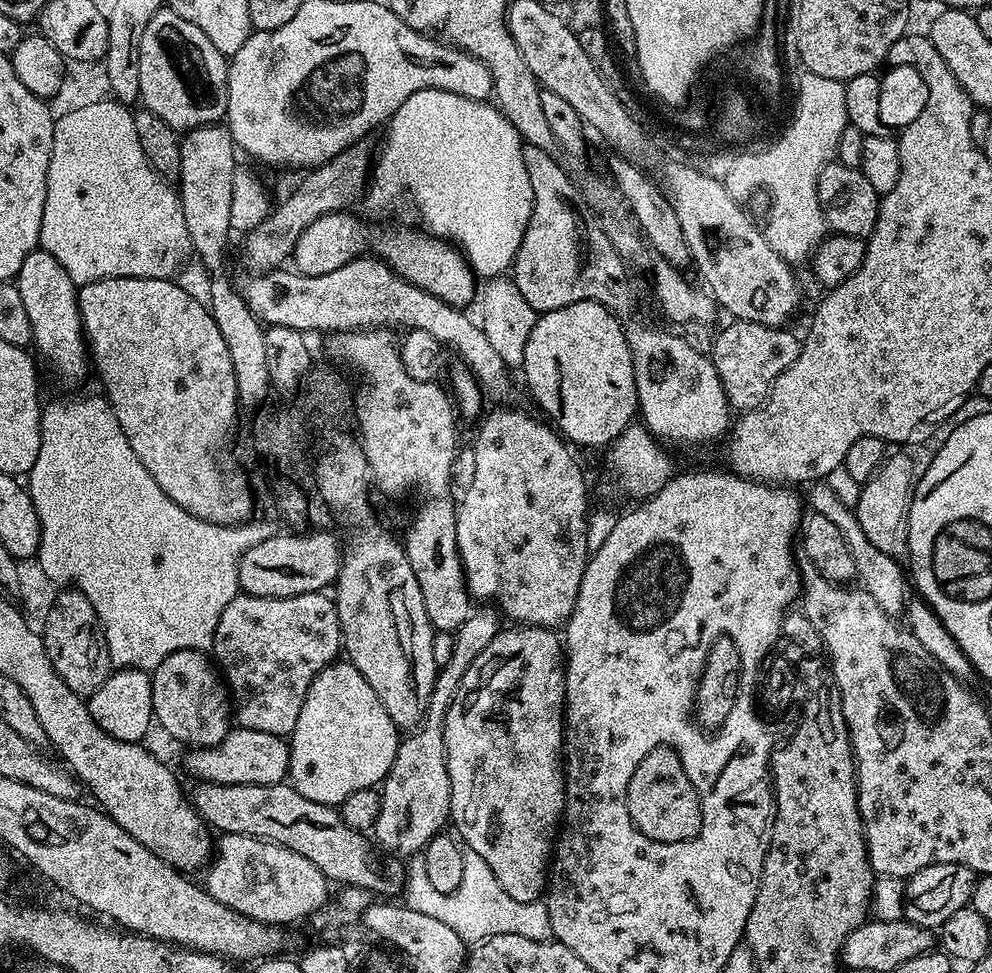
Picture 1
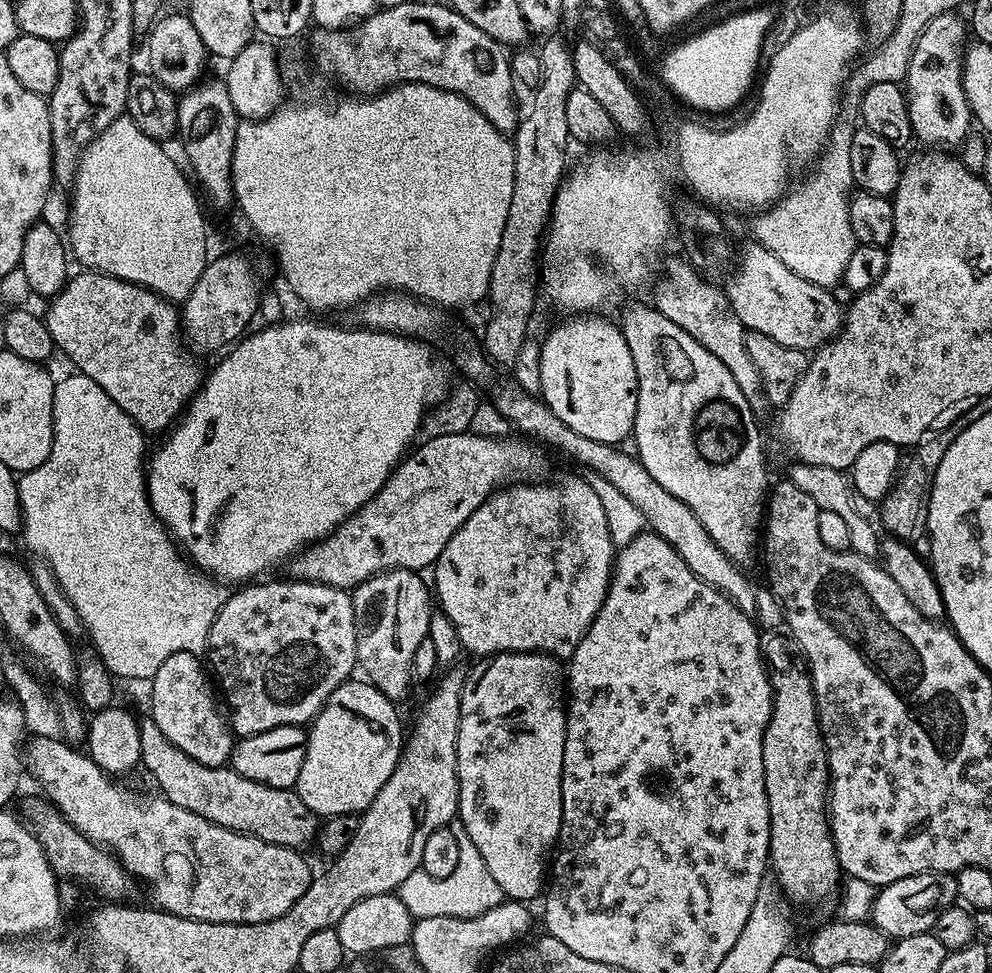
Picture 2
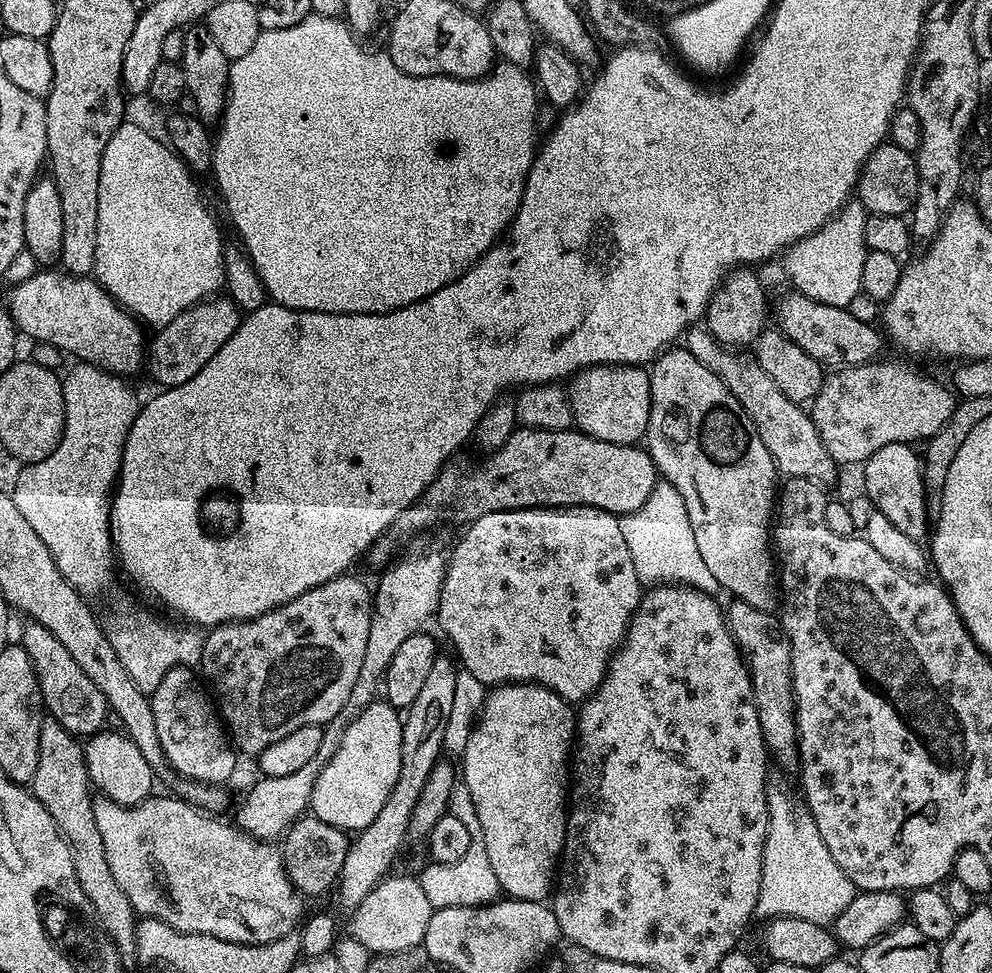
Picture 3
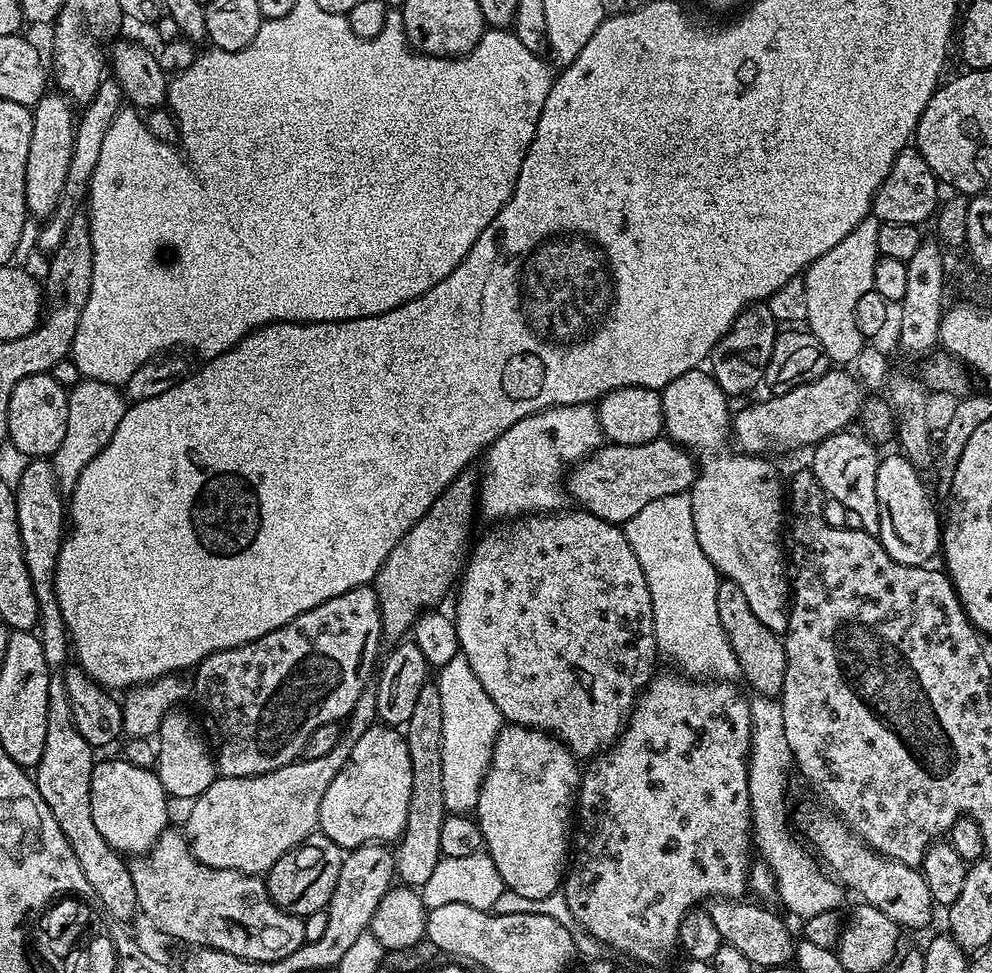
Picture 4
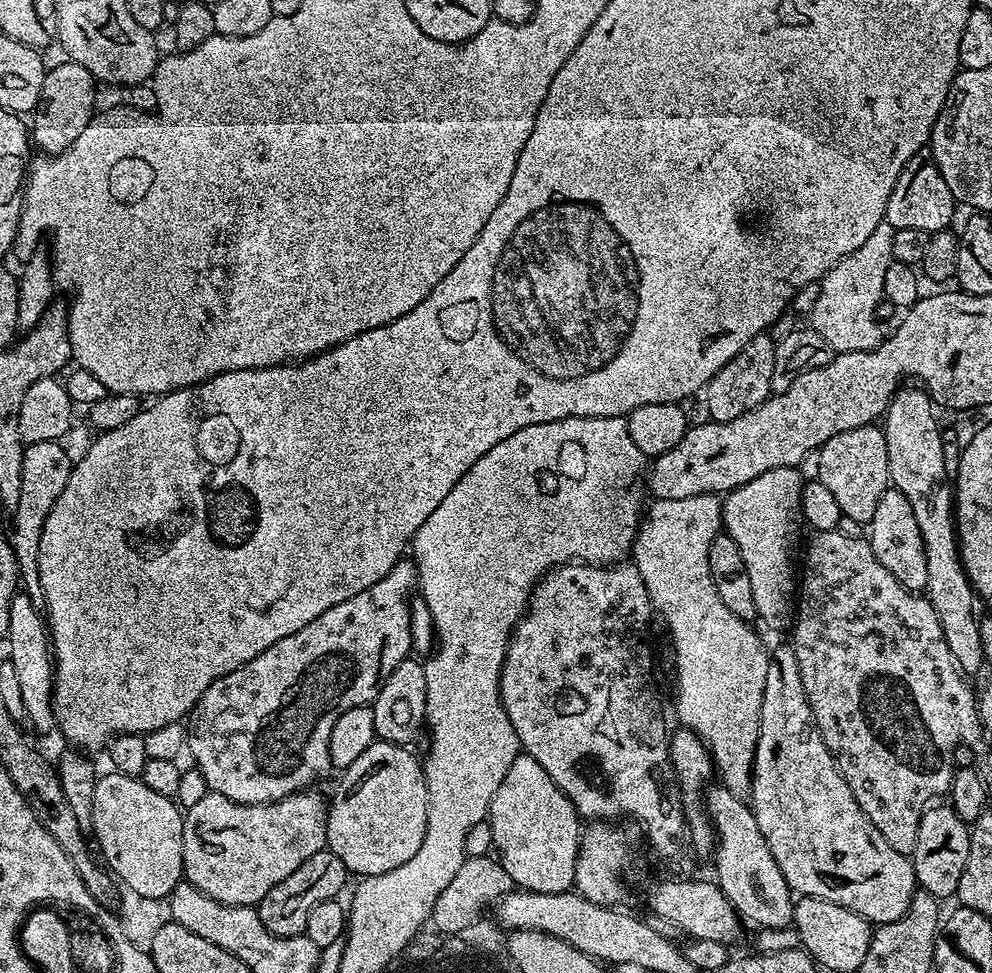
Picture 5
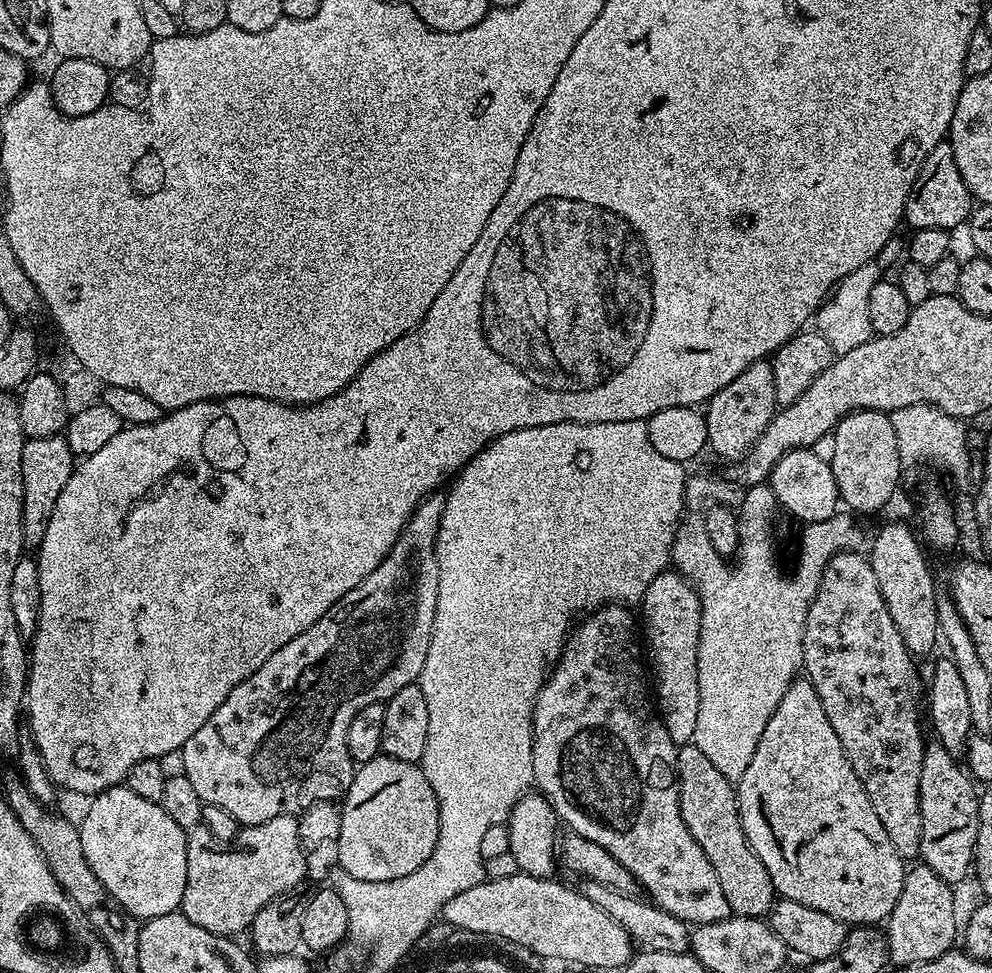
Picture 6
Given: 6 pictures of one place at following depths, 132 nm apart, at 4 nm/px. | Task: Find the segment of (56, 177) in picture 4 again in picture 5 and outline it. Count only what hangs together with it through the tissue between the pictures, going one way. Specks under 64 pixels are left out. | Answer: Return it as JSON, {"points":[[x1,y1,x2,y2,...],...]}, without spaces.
{"points":[[70,59,62,66,45,71,42,94,36,103,36,111,30,116,30,140,35,147,37,144,41,148,41,153,59,156,72,145,78,138,78,134,82,134,82,130,86,130,86,126,92,121,93,115,97,111,96,87,98,87,98,81,90,74,90,70,86,70,86,66,78,66]]}

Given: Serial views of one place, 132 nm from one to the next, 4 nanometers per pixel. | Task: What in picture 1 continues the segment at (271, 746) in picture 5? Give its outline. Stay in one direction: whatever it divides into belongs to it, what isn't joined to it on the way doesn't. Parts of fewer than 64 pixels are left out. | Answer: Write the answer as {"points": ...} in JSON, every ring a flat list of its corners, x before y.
{"points":[[324,592,298,594,290,598,258,598,237,594,230,606,222,610,222,618,218,618,218,630,214,630,210,652,234,701,235,723,242,728,262,730,262,734,291,737,298,722,298,713,302,711,302,702,306,702,310,682,314,682,317,674,342,652,336,601]]}

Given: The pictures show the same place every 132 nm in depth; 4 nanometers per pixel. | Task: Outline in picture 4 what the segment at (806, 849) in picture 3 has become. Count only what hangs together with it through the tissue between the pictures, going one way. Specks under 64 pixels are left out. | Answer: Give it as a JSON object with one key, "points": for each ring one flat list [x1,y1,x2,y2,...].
{"points":[[756,698,750,705,752,747,748,749,748,797,755,851,756,848,760,851,759,859,772,871,775,895,784,903,785,913,793,912,799,918,807,918,814,914,836,912,846,897,845,889,826,874,815,855,806,851,805,845,790,827,790,816,787,816,788,804,784,795,788,792,788,771,793,771,794,761,786,742,786,726,782,722,780,705,772,698]]}

